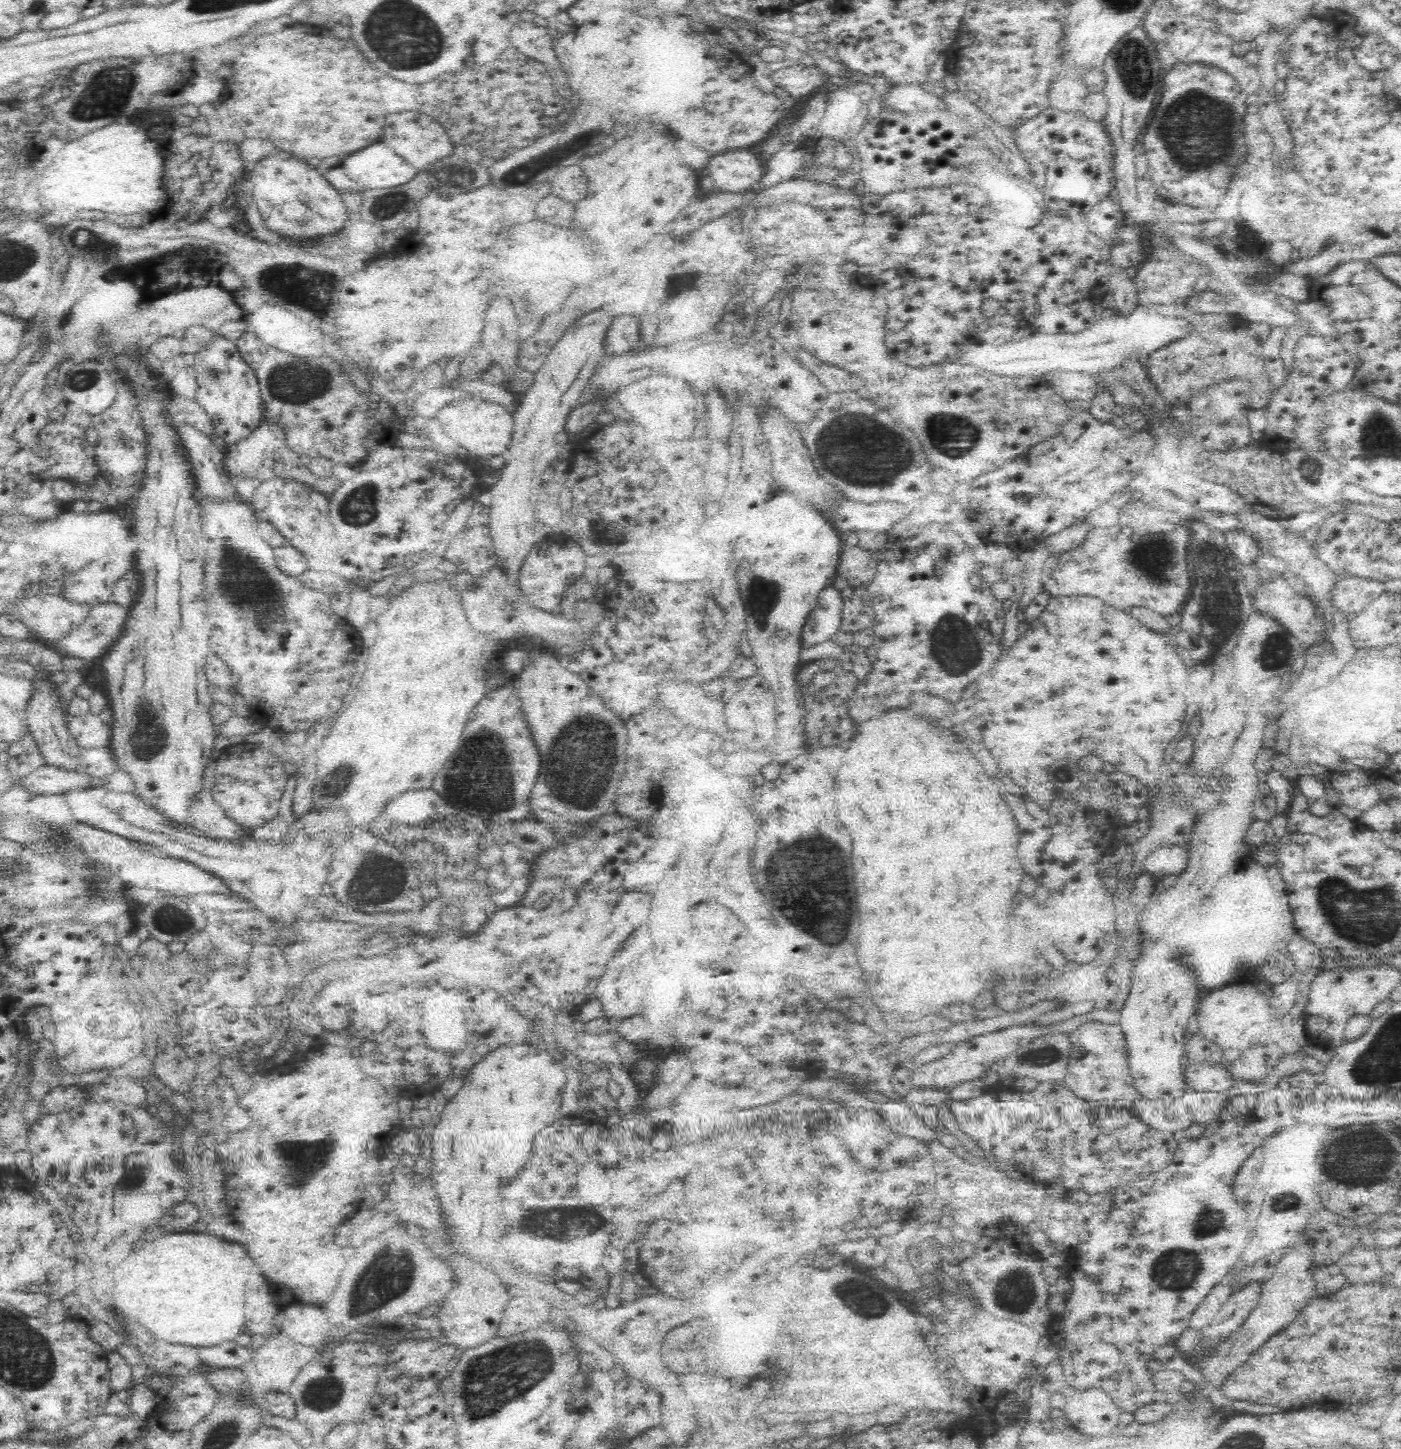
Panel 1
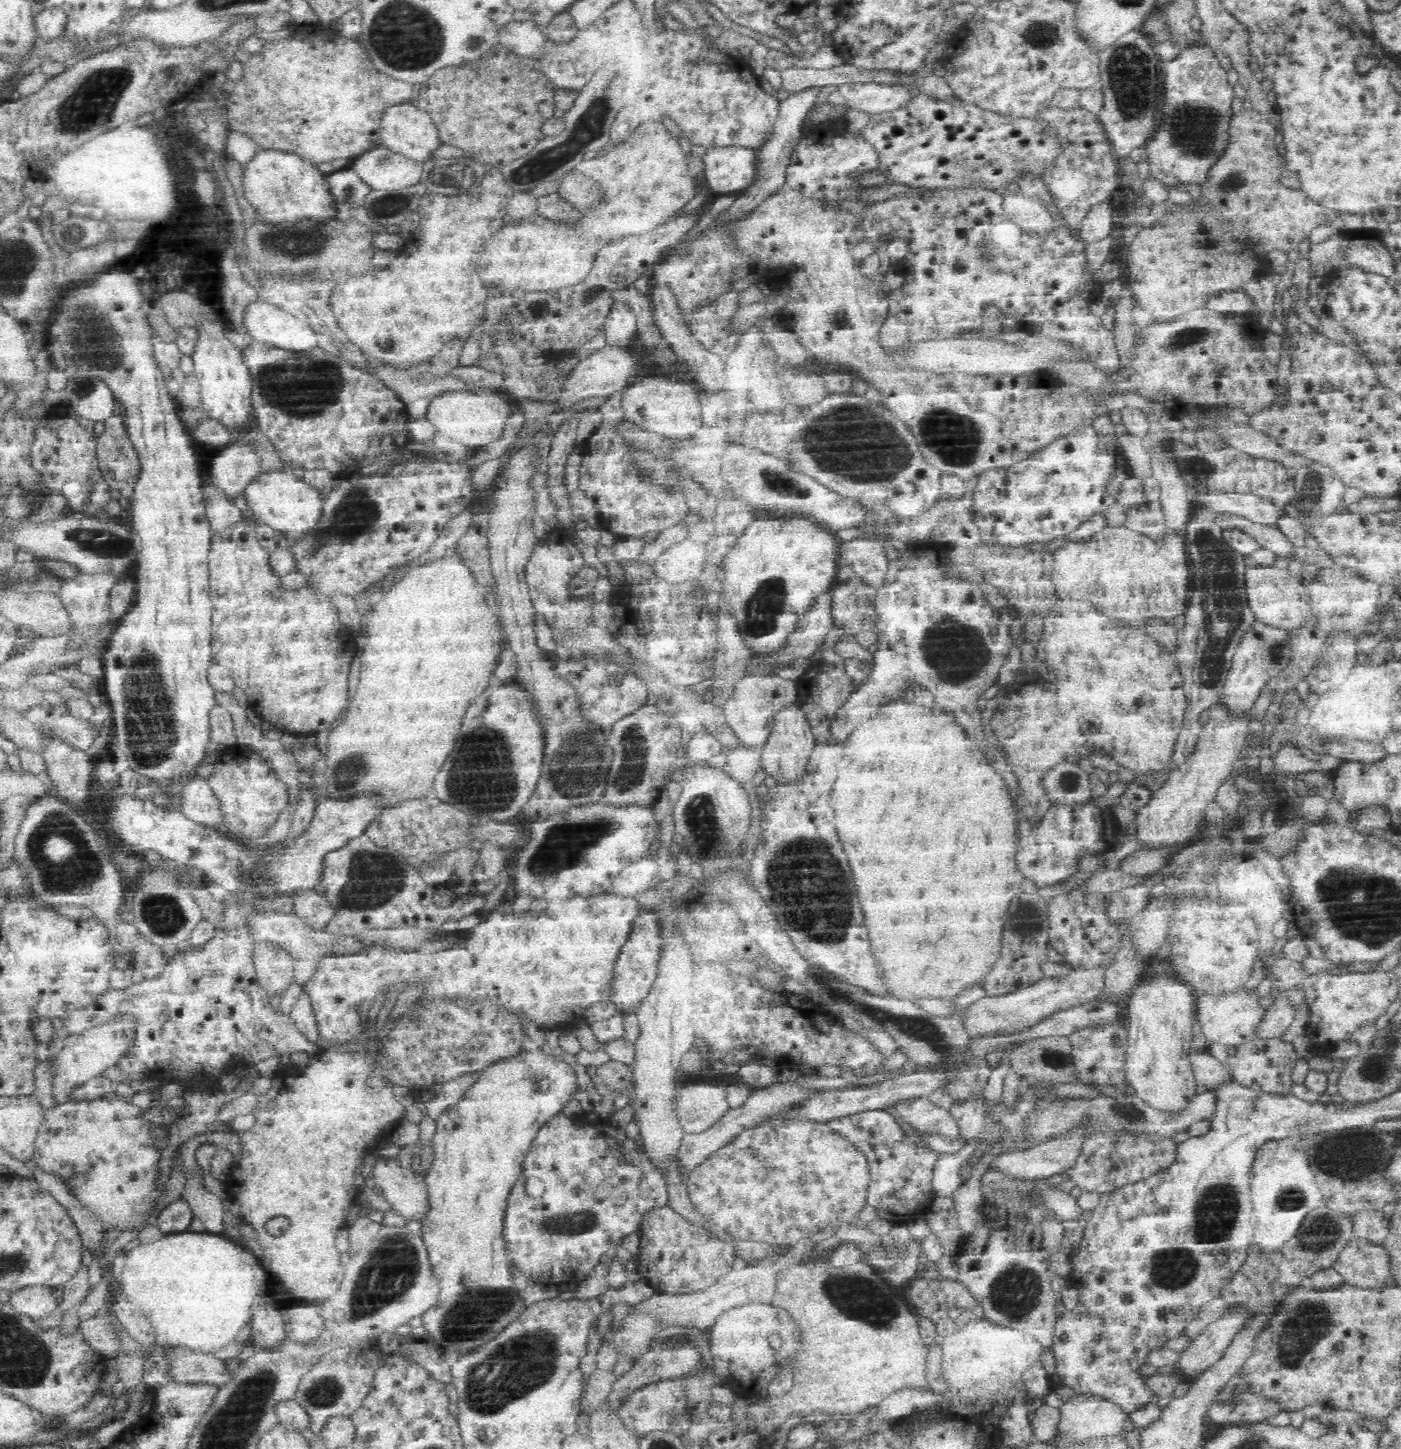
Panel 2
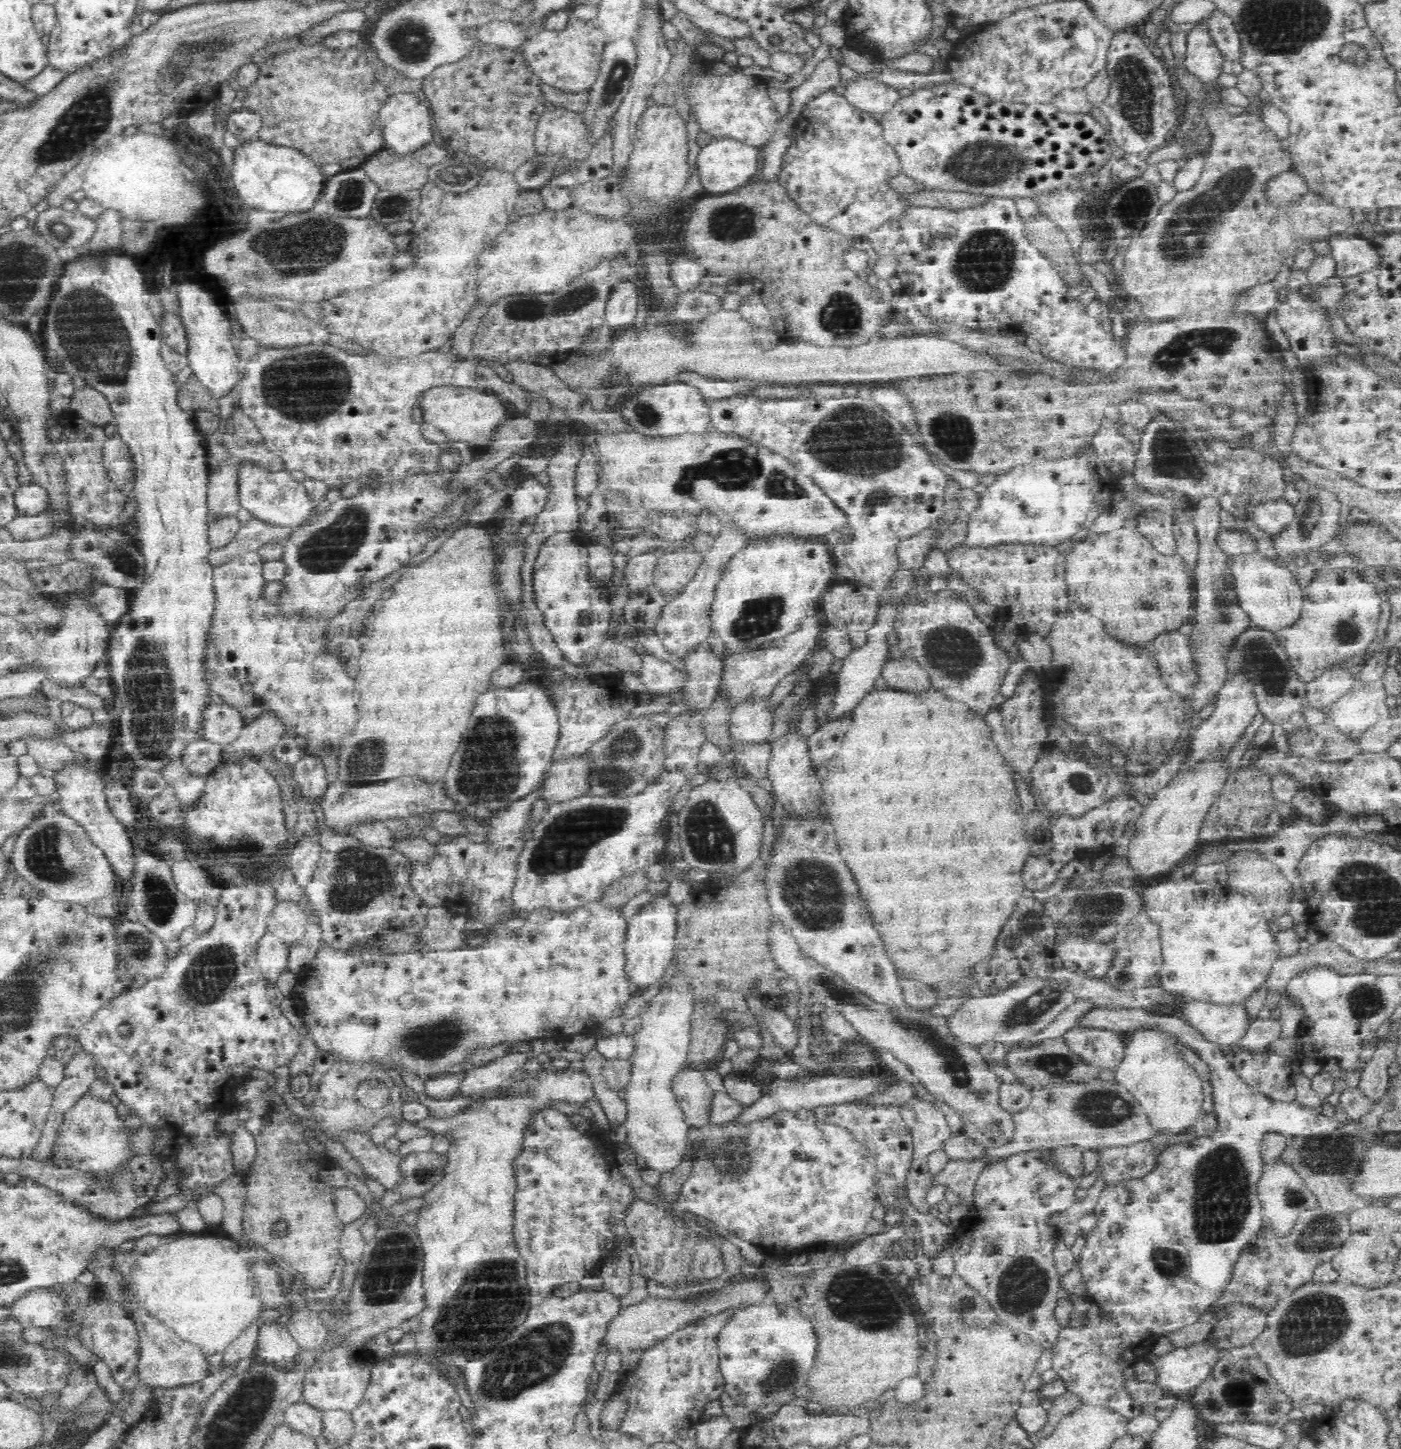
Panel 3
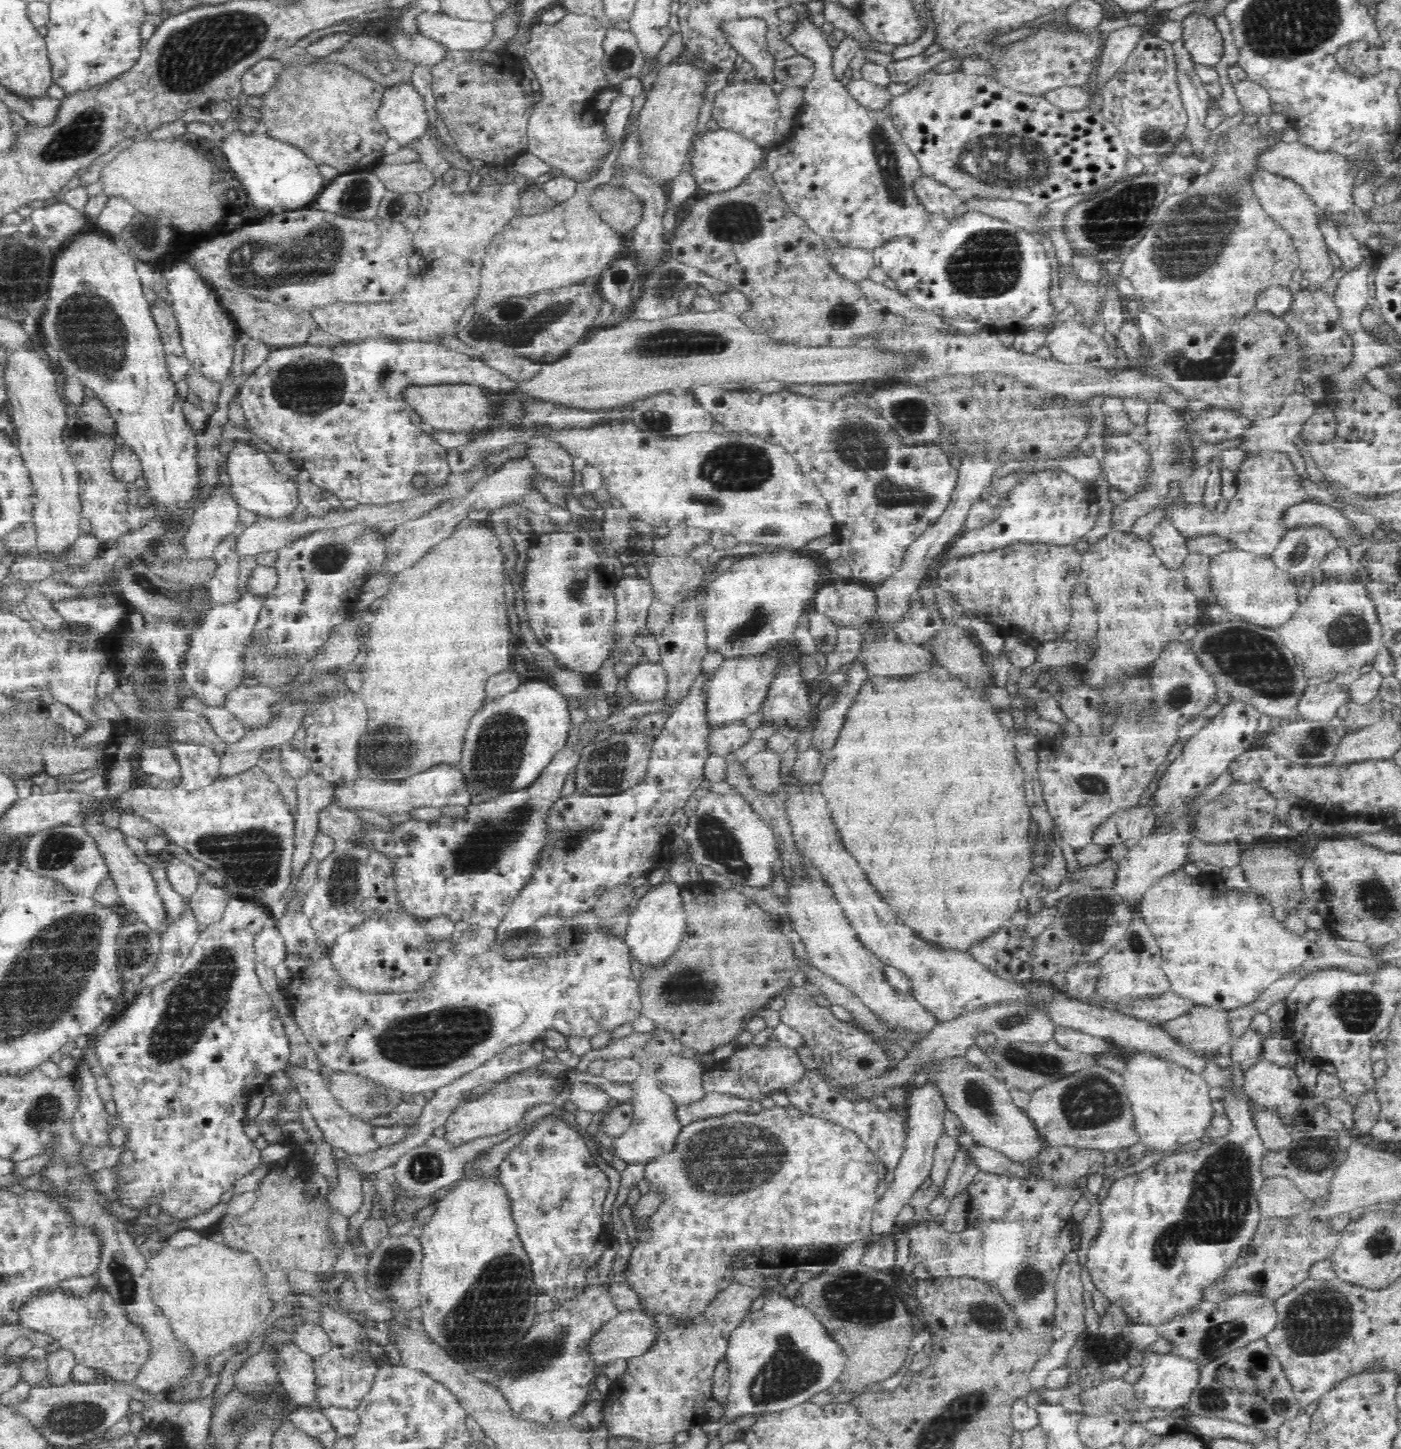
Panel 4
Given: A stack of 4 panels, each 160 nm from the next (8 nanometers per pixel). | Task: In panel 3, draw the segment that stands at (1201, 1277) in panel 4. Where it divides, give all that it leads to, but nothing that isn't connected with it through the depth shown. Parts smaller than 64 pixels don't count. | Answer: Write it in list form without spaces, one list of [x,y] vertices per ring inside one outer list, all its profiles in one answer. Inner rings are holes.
[[[1085,1006],[1081,1017],[1078,1018],[1078,1027],[1088,1029],[1099,1029],[1099,1030],[1112,1030],[1114,1032],[1128,1035],[1136,1030],[1165,1030],[1177,1036],[1184,1046],[1192,1048],[1200,1059],[1209,1067],[1211,1073],[1211,1086],[1213,1089],[1212,1104],[1214,1104],[1213,1113],[1217,1120],[1217,1127],[1215,1128],[1214,1134],[1206,1135],[1203,1137],[1193,1137],[1191,1135],[1184,1136],[1182,1139],[1176,1141],[1172,1146],[1164,1147],[1158,1156],[1159,1162],[1155,1167],[1155,1170],[1148,1174],[1145,1178],[1133,1179],[1132,1181],[1120,1182],[1116,1186],[1104,1188],[1099,1196],[1098,1204],[1092,1212],[1092,1216],[1098,1218],[1096,1226],[1092,1228],[1085,1238],[1085,1245],[1082,1249],[1080,1258],[1073,1262],[1075,1268],[1080,1270],[1082,1274],[1082,1280],[1086,1284],[1086,1296],[1085,1300],[1090,1302],[1090,1308],[1086,1312],[1086,1316],[1077,1317],[1076,1321],[1066,1325],[1061,1329],[1059,1338],[1056,1344],[1052,1348],[1052,1360],[1053,1369],[1058,1373],[1057,1378],[1064,1382],[1067,1391],[1076,1394],[1080,1397],[1080,1402],[1089,1405],[1102,1405],[1110,1407],[1112,1410],[1122,1414],[1127,1419],[1133,1416],[1139,1415],[1143,1412],[1146,1405],[1142,1401],[1138,1401],[1130,1395],[1128,1387],[1126,1387],[1127,1376],[1124,1376],[1124,1370],[1128,1366],[1133,1366],[1140,1359],[1146,1359],[1147,1356],[1154,1350],[1160,1347],[1166,1334],[1174,1332],[1174,1330],[1180,1330],[1188,1324],[1194,1324],[1199,1319],[1202,1319],[1207,1313],[1213,1309],[1216,1305],[1217,1300],[1224,1294],[1225,1288],[1231,1280],[1233,1271],[1235,1270],[1235,1262],[1239,1259],[1242,1248],[1246,1248],[1244,1244],[1250,1244],[1258,1236],[1258,1232],[1261,1232],[1260,1228],[1263,1223],[1263,1213],[1261,1204],[1259,1201],[1257,1186],[1258,1181],[1262,1178],[1262,1174],[1265,1171],[1262,1165],[1262,1143],[1266,1134],[1274,1132],[1281,1134],[1287,1139],[1291,1137],[1309,1137],[1316,1135],[1327,1135],[1332,1134],[1338,1130],[1343,1129],[1342,1122],[1338,1118],[1332,1116],[1324,1116],[1321,1108],[1310,1108],[1298,1103],[1295,1099],[1292,1102],[1280,1102],[1274,1099],[1267,1098],[1264,1094],[1260,1094],[1260,1100],[1256,1098],[1254,1091],[1247,1086],[1242,1079],[1237,1076],[1233,1064],[1230,1064],[1225,1058],[1224,1049],[1216,1045],[1214,1042],[1209,1042],[1206,1038],[1196,1029],[1191,1026],[1189,1022],[1184,1021],[1180,1015],[1175,1013],[1174,1015],[1158,1015],[1158,1013],[1152,1013],[1139,1008],[1126,1008],[1126,1007],[1096,1007],[1096,1006]]]

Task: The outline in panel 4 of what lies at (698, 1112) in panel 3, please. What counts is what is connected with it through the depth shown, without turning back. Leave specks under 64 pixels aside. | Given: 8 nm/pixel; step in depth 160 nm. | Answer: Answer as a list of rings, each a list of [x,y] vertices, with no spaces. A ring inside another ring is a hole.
[[[686,1057],[668,1058],[654,1080],[676,1105],[694,1105],[706,1097],[703,1067],[697,1060]]]

